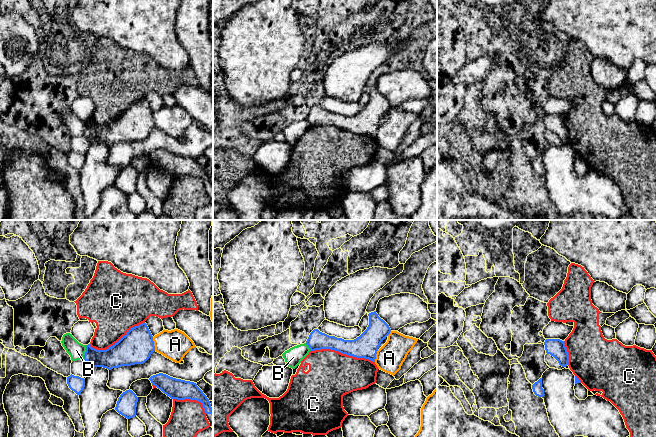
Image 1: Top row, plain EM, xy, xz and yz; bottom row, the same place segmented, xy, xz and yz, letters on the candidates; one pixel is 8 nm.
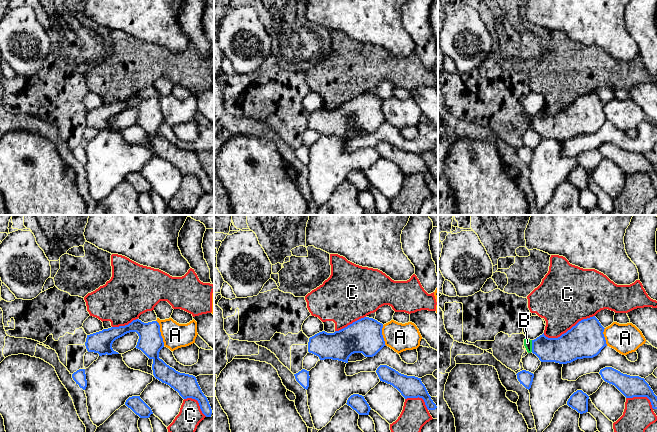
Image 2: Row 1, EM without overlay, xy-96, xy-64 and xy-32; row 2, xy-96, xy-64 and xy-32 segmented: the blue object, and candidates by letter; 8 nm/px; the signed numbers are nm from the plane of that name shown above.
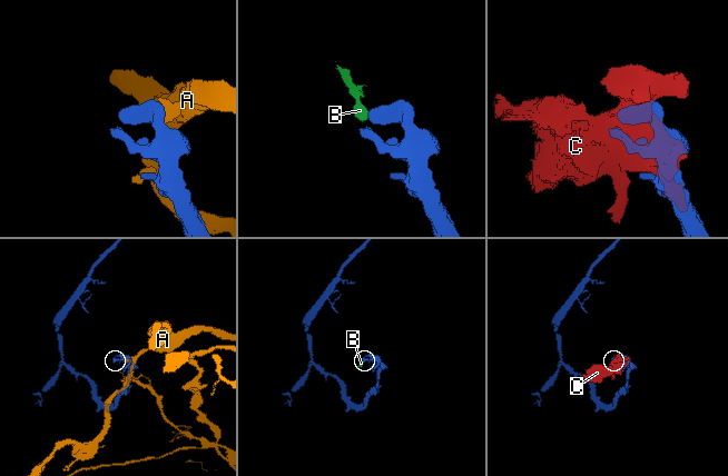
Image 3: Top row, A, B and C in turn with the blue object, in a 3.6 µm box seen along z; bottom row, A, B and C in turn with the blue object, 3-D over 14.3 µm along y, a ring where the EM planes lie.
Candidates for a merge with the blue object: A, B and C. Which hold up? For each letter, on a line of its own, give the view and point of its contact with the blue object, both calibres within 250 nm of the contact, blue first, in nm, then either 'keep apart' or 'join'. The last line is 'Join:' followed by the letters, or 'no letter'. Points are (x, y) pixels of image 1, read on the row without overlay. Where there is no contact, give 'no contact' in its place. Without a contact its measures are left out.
A: xy (153, 120) | 260/240 nm | keep apart
B: xy (85, 128) | 180/140 nm | keep apart
C: xz (342, 129) | 190/380 nm | keep apart
Join: no letter

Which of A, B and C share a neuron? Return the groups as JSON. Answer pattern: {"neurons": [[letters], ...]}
{"neurons": [["A"], ["B"], ["C"]]}

